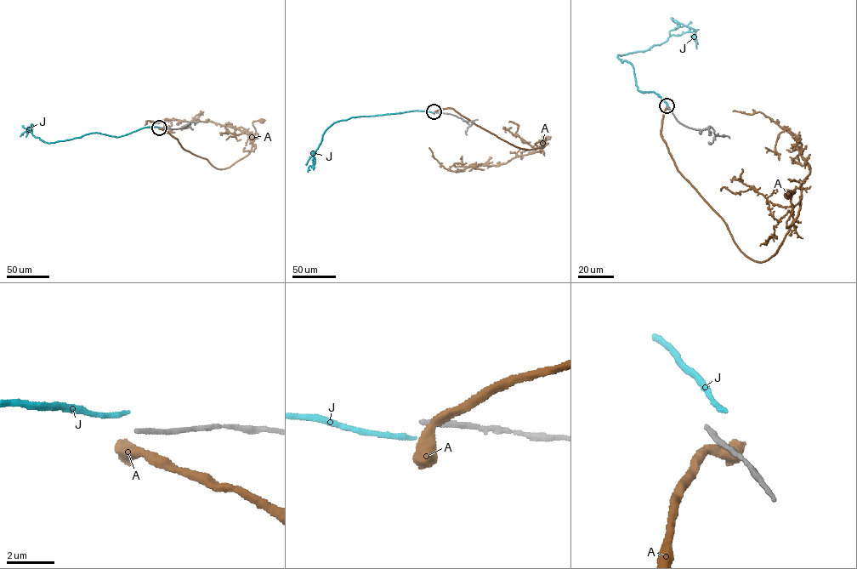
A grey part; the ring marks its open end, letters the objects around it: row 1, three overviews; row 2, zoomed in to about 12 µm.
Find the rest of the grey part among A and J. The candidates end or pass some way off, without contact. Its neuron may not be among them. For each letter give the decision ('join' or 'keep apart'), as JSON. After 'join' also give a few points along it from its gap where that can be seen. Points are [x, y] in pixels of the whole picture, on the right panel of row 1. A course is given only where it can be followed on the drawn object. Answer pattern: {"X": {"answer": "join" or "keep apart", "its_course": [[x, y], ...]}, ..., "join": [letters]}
{"A": {"answer": "keep apart"}, "J": {"answer": "keep apart"}, "join": []}

